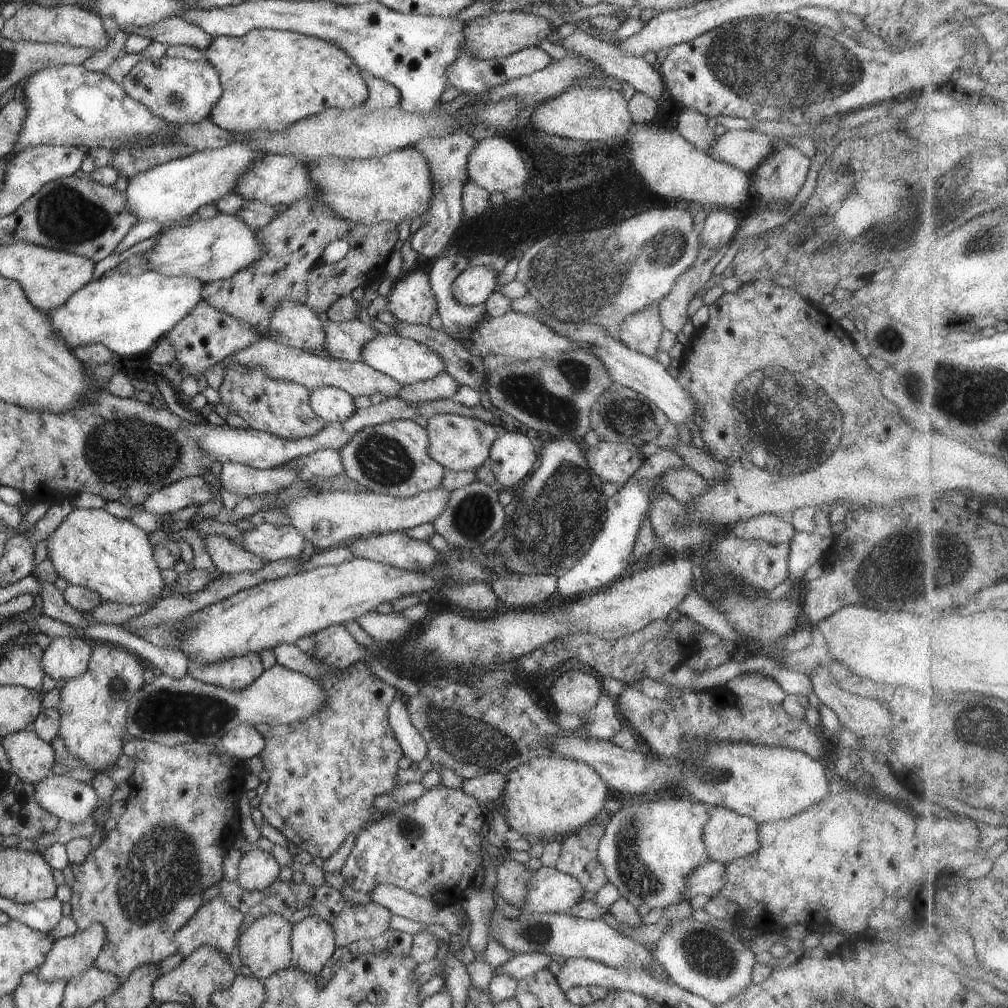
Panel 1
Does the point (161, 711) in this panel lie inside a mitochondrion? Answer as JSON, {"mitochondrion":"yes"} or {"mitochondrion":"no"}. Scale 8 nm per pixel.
{"mitochondrion":"yes"}

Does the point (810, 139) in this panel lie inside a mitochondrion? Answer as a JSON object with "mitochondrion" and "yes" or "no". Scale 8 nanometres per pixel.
{"mitochondrion":"no"}

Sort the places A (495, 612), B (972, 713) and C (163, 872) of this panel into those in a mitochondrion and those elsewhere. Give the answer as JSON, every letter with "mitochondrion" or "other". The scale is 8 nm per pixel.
{"A":"other","B":"mitochondrion","C":"mitochondrion"}

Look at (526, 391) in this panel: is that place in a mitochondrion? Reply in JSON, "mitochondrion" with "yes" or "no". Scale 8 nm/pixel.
{"mitochondrion":"yes"}

